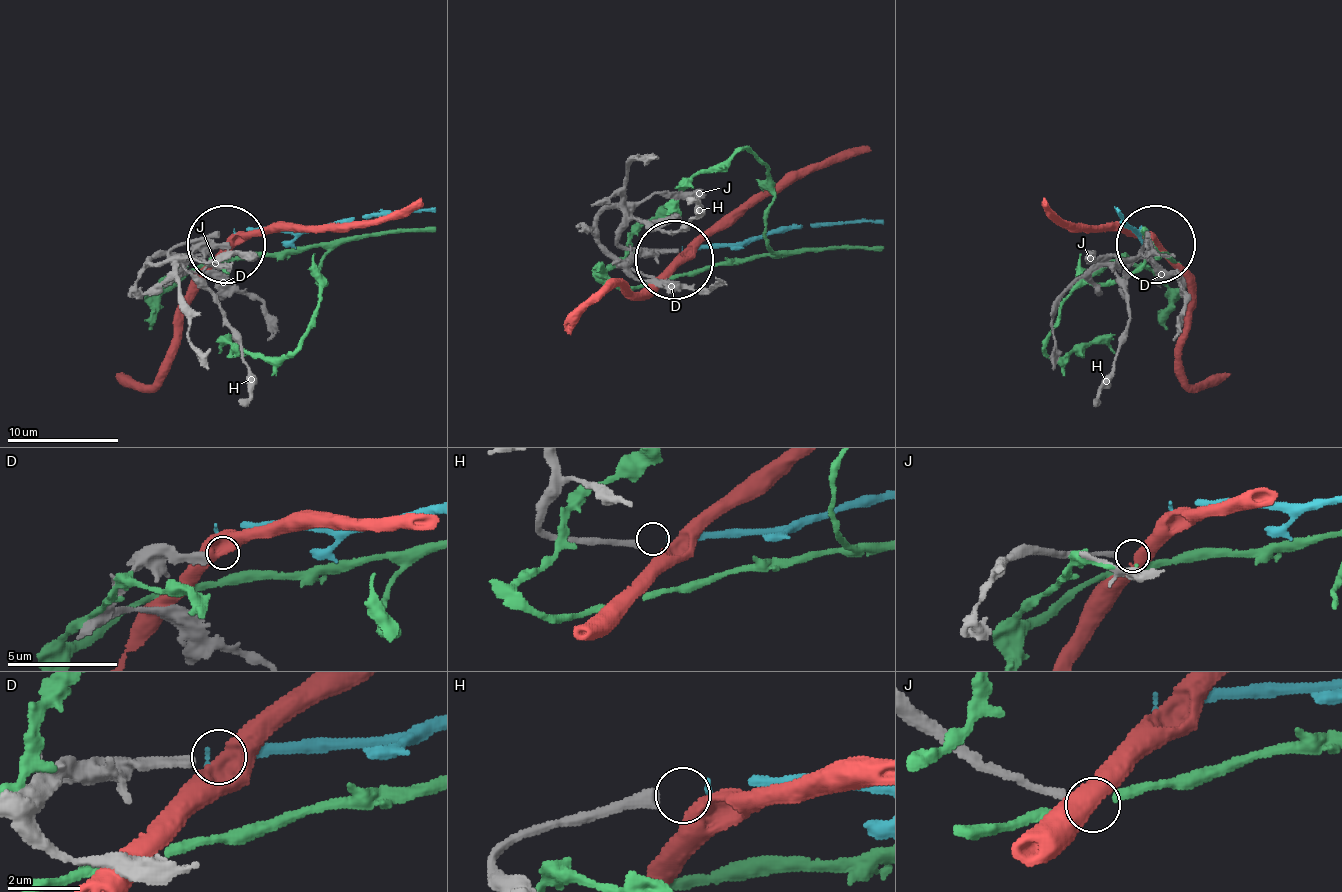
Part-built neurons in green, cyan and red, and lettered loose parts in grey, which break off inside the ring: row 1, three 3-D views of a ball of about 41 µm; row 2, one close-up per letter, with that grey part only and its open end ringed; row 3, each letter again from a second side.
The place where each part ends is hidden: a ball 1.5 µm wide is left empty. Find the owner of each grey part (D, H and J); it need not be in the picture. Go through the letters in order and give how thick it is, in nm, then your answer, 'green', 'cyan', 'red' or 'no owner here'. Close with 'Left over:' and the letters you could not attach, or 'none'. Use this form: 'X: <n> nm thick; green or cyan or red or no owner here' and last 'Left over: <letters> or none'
D: 340 nm thick; no owner here
H: 360 nm thick; cyan
J: 200 nm thick; no owner here
Left over: D, J

